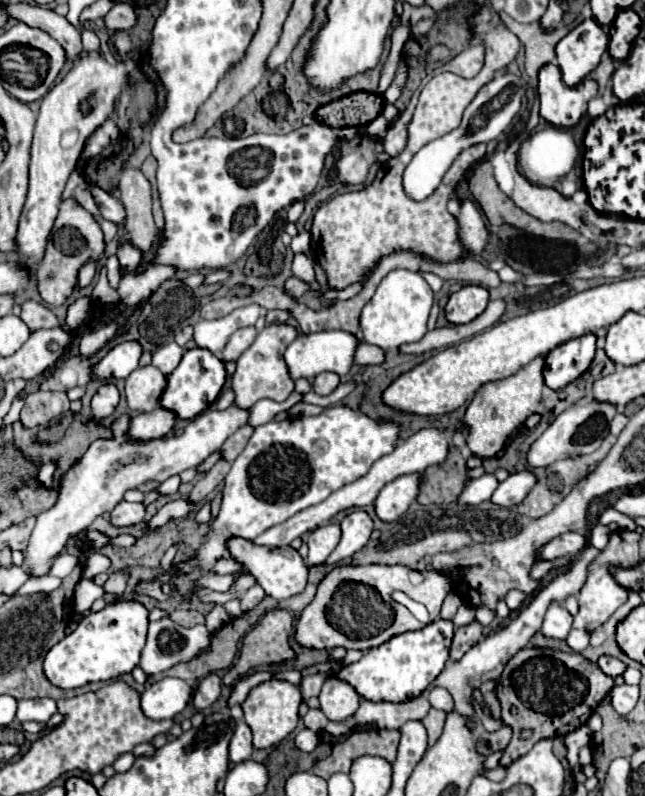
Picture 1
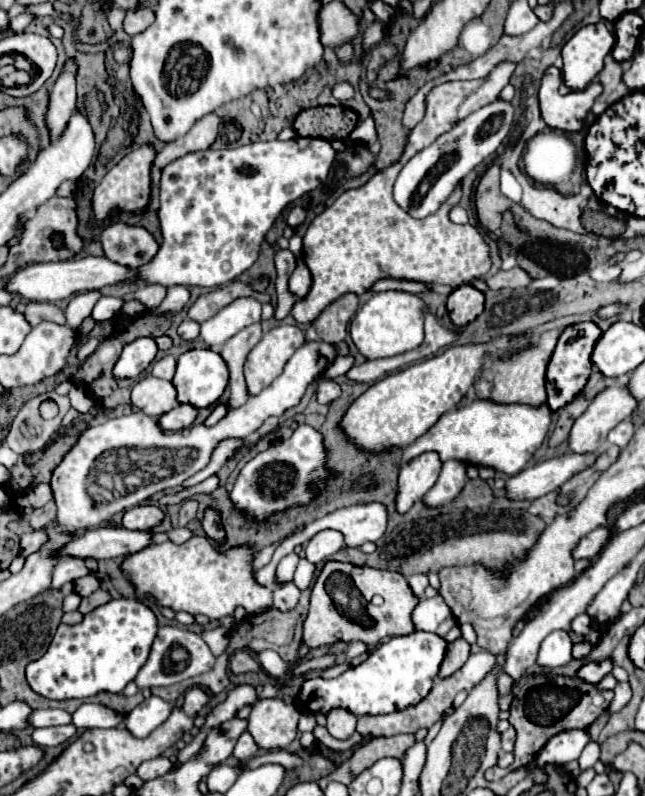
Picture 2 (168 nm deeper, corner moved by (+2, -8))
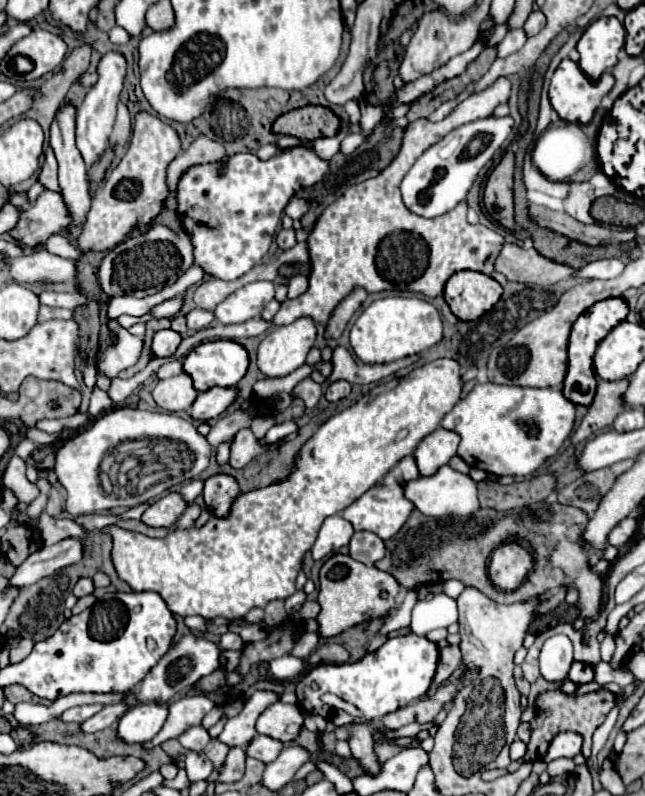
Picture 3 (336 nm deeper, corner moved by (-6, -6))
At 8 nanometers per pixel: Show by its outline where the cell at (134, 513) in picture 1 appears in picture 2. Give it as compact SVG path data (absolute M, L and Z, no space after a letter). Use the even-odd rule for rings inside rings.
M134 506L124 512L122 526L126 530L152 530L156 524L160 524L164 518L162 510L158 506Z

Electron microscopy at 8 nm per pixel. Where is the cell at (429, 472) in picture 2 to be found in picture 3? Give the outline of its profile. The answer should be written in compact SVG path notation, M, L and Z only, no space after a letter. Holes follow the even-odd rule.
M436 428L432 434L422 438L420 446L416 446L416 450L414 450L420 474L430 476L440 466L448 464L448 460L456 454L458 442L460 442L460 436L456 432L444 430L444 428Z

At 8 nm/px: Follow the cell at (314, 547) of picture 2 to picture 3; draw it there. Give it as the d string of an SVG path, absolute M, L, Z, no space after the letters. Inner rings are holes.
M340 514L326 518L320 528L318 540L312 546L312 558L322 560L322 558L334 554L338 548L342 548L350 542L352 534L354 534L352 524L348 520L344 520Z

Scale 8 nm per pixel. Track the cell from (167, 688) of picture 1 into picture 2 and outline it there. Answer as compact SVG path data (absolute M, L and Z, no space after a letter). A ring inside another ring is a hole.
M150 696L124 716L124 724L136 738L146 738L152 730L164 724L164 720L168 720L170 712L172 704L168 700L162 700L160 696Z

